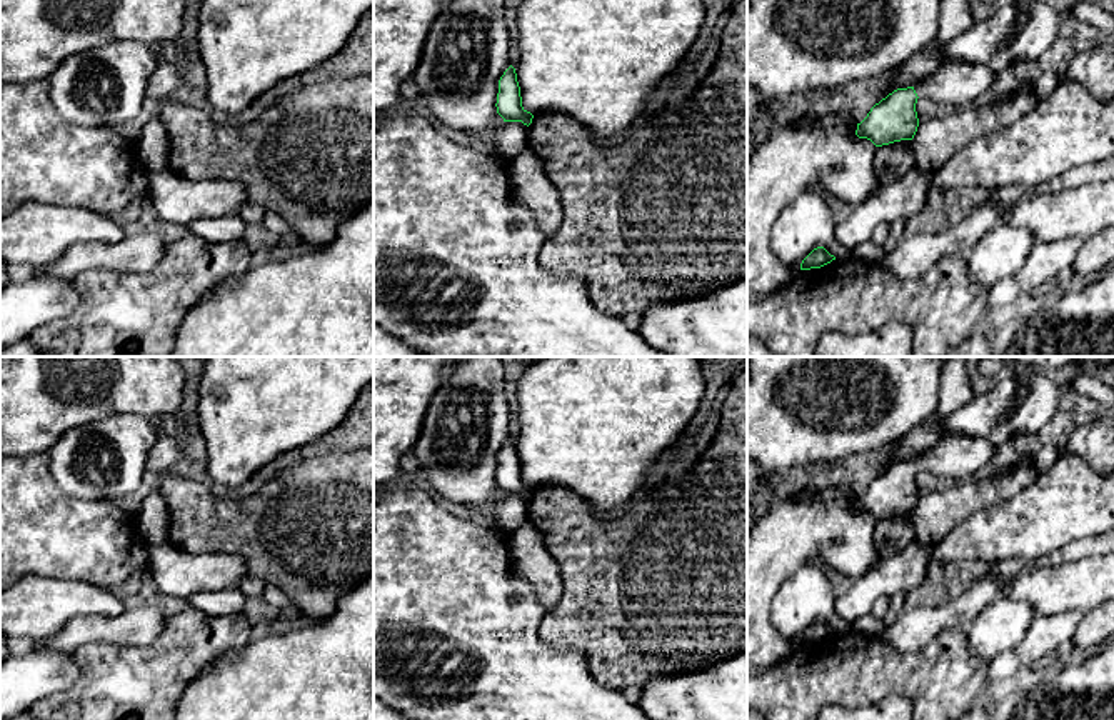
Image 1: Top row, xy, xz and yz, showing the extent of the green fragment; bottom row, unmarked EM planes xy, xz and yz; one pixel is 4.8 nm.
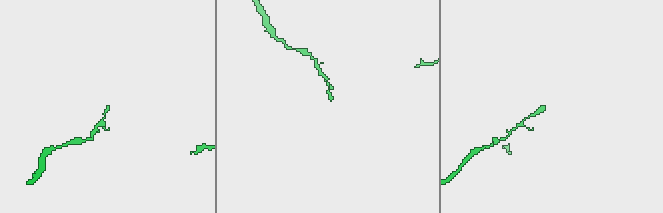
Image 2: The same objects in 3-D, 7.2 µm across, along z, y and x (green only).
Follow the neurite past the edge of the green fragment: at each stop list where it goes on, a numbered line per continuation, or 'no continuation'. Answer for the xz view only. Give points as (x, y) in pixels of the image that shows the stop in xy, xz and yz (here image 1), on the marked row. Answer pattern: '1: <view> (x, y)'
no continuation

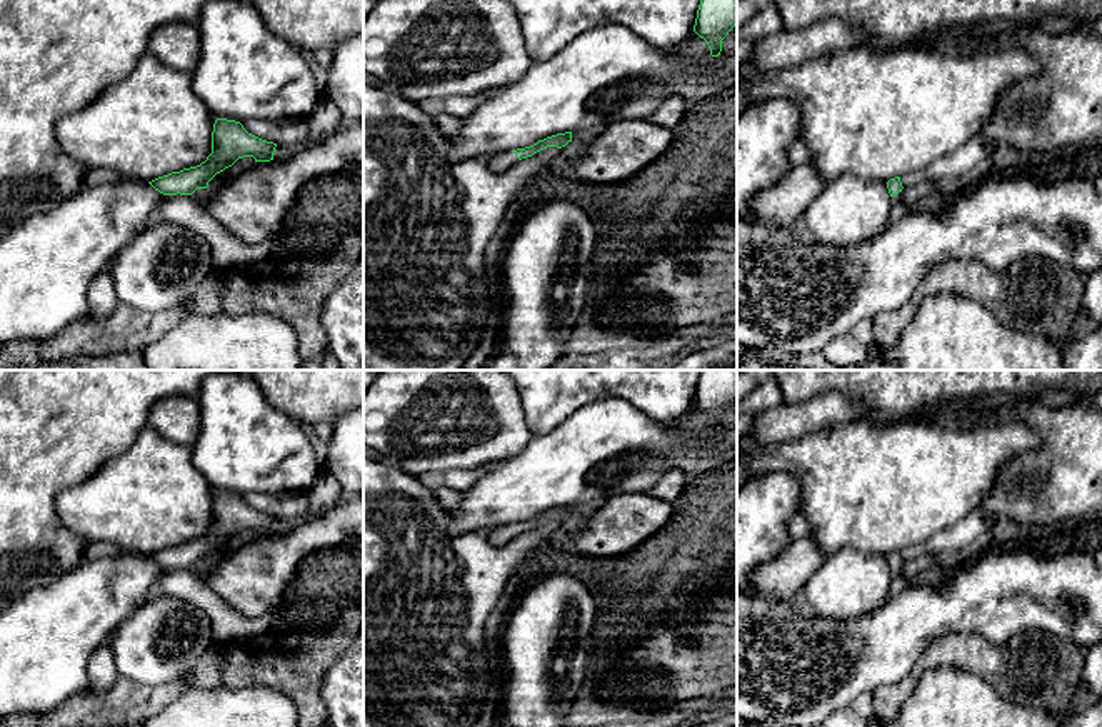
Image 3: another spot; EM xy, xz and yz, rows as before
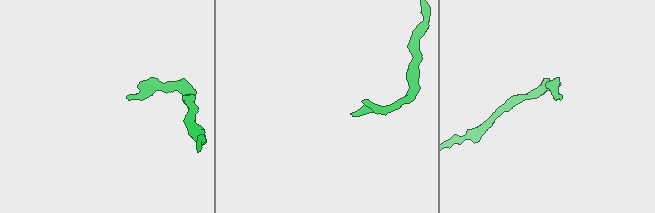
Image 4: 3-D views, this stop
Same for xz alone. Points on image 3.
1: xz (500, 162)

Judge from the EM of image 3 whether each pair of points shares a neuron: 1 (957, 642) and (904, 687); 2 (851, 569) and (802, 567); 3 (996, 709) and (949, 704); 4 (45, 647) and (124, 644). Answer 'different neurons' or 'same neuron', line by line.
1: same neuron
2: different neurons
3: same neuron
4: different neurons

